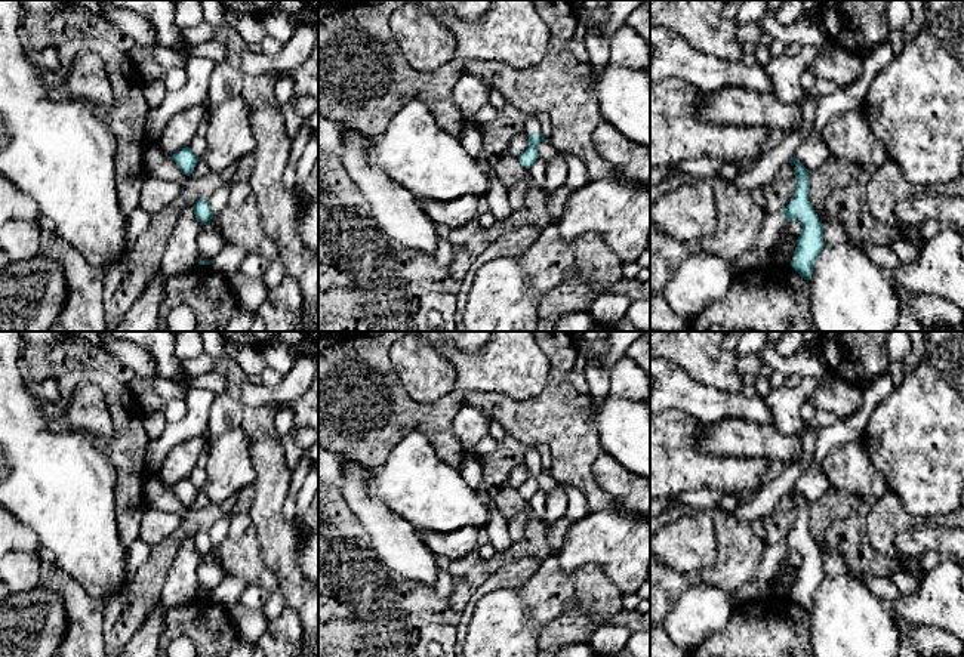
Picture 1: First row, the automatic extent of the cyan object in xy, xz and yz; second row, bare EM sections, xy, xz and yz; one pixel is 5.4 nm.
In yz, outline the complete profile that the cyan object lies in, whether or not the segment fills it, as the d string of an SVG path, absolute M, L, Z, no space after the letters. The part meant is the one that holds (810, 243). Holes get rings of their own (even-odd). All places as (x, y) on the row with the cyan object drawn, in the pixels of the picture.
M791 157L789 163L797 166L795 194L783 210L764 216L755 249L771 250L777 244L785 223L789 219L798 219L803 231L797 240L791 266L809 281L813 274L813 265L825 247L823 225L809 201L809 170L795 157Z

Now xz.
M527 114L523 132L527 135L530 145L526 151L520 154L518 160L526 169L530 169L535 164L535 161L539 158L538 145L543 141L540 135L542 126L536 114Z

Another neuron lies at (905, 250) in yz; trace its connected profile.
M900 238L894 240L888 249L897 255L902 263L915 262L920 256L921 249L914 247L909 241Z

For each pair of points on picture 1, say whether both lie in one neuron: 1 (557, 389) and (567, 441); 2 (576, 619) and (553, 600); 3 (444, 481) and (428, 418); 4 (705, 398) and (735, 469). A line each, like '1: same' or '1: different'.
1: same
2: different
3: different
4: different

